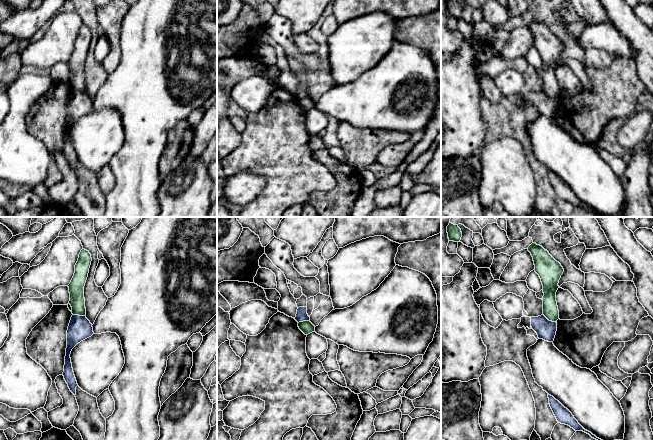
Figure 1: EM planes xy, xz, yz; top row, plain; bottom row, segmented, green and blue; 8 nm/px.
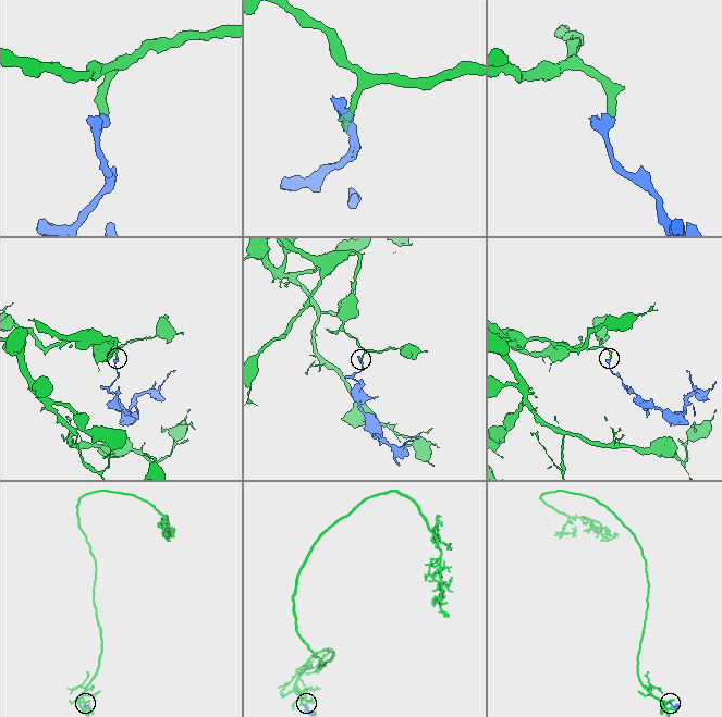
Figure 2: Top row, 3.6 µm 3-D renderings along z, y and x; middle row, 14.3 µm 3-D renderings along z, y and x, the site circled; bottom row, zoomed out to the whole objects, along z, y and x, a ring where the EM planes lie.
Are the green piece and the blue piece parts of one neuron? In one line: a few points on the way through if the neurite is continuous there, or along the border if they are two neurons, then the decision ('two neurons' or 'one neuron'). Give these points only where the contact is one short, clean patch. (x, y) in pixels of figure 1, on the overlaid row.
along yz (543, 314), (549, 320), (555, 322) | two neurons

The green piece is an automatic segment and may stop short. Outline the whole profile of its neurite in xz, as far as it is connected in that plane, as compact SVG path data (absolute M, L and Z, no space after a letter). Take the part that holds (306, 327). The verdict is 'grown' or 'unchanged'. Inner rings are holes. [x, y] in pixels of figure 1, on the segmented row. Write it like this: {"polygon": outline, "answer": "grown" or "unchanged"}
{"polygon": "M310 321L299 322L298 327L305 335L315 331L315 326Z", "answer": "unchanged"}

